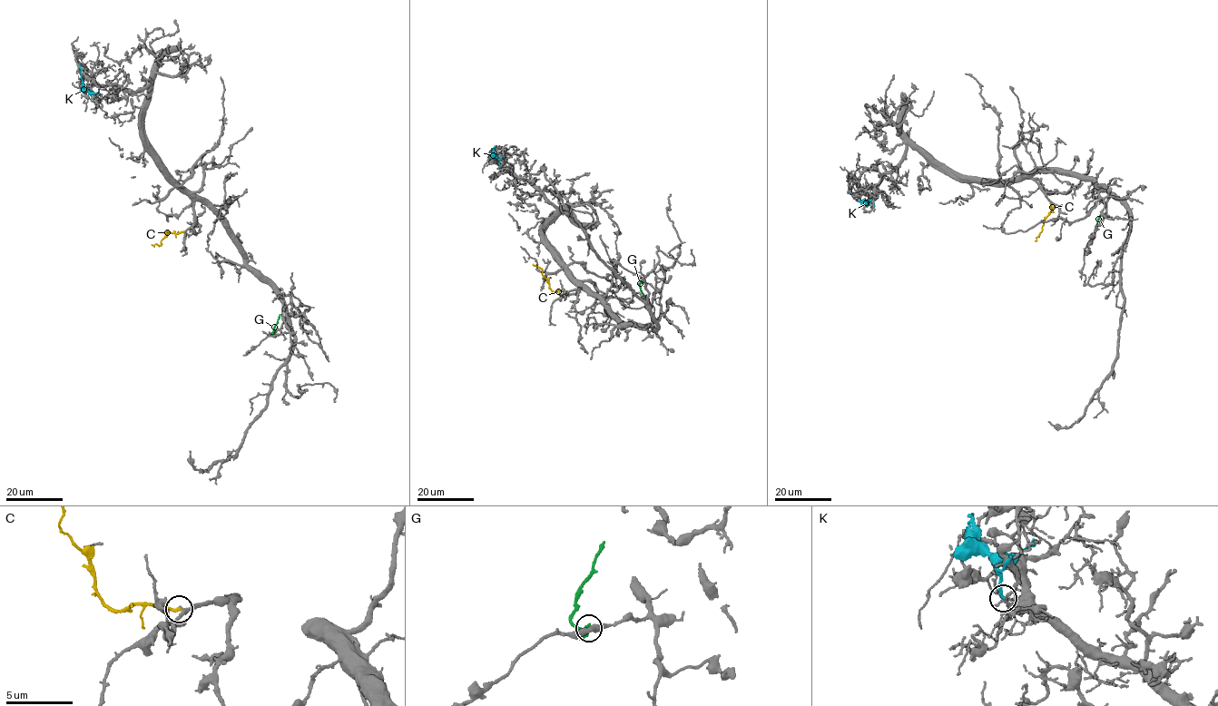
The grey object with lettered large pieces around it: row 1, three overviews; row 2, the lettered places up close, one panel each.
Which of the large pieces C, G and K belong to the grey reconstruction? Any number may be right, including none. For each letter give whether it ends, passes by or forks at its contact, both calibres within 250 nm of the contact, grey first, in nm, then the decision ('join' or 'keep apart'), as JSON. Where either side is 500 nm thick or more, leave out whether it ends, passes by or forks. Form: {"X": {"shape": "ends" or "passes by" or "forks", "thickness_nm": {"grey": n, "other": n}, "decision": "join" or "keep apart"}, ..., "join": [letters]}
{"C": {"shape": "ends", "thickness_nm": {"grey": 280, "other": 280}, "decision": "join"}, "G": {"thickness_nm": {"grey": 400, "other": 600}, "decision": "keep apart"}, "K": {"shape": "ends", "thickness_nm": {"grey": 170, "other": 220}, "decision": "keep apart"}, "join": ["C"]}

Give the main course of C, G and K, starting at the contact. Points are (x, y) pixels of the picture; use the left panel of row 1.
C: (184, 230), (169, 232), (161, 245), (151, 245)
G: (276, 334), (272, 331), (280, 314)
K: (91, 90), (90, 93), (83, 86), (79, 64)

